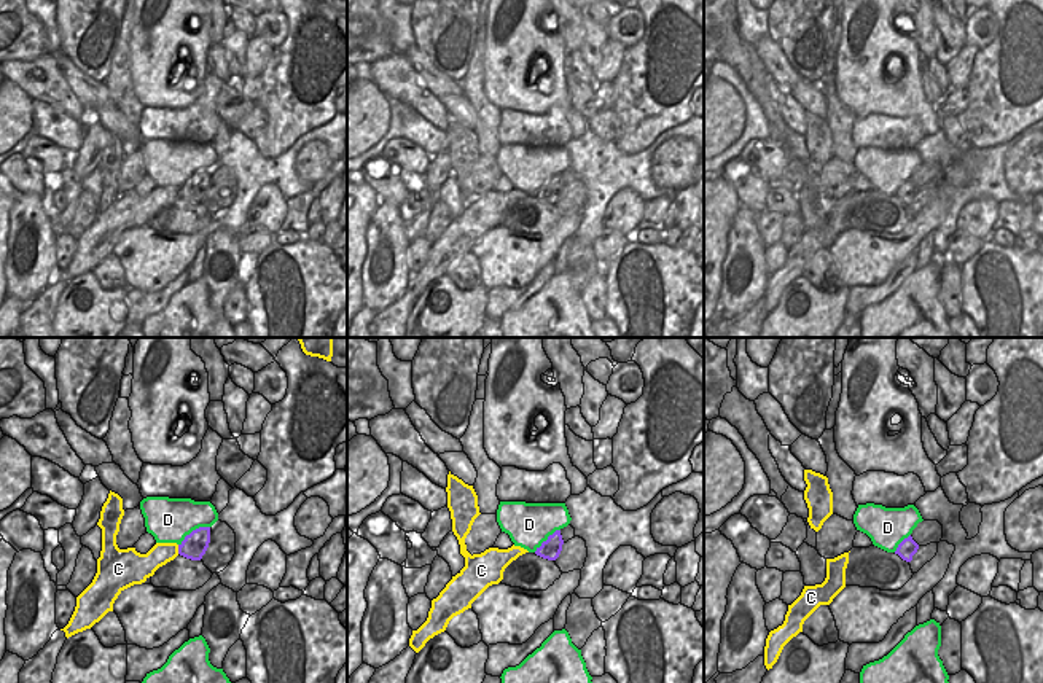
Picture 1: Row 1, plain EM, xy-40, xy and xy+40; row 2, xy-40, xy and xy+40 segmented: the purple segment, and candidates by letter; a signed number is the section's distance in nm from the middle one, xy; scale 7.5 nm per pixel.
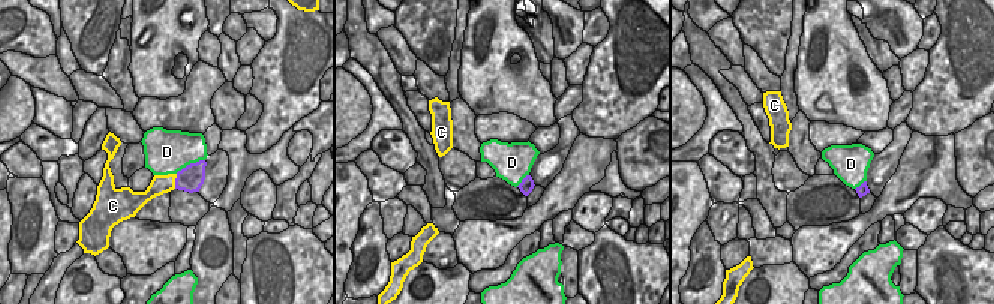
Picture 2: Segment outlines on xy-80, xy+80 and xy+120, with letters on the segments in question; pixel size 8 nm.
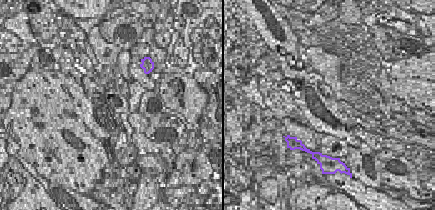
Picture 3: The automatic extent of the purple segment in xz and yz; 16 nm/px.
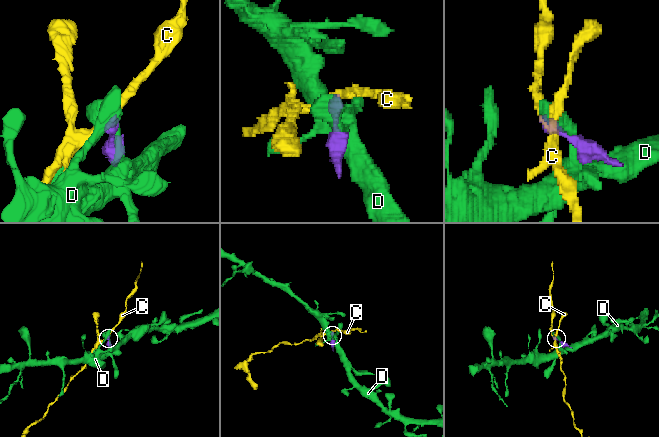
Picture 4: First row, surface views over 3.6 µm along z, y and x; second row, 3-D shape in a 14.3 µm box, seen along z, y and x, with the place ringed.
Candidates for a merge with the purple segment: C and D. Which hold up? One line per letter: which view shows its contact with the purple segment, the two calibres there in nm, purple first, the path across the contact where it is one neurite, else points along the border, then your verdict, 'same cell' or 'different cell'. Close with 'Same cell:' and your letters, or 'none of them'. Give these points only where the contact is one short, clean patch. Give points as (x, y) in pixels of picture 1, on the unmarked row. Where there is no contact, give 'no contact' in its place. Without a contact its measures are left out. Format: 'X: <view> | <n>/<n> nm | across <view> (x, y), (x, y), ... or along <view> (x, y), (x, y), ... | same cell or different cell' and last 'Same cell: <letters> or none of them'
C: xy-40 | 190/170 nm | along xy-40 (177, 188), (179, 196) | different cell
D: xy-40 | 190/340 nm | different cell
Same cell: none of them

